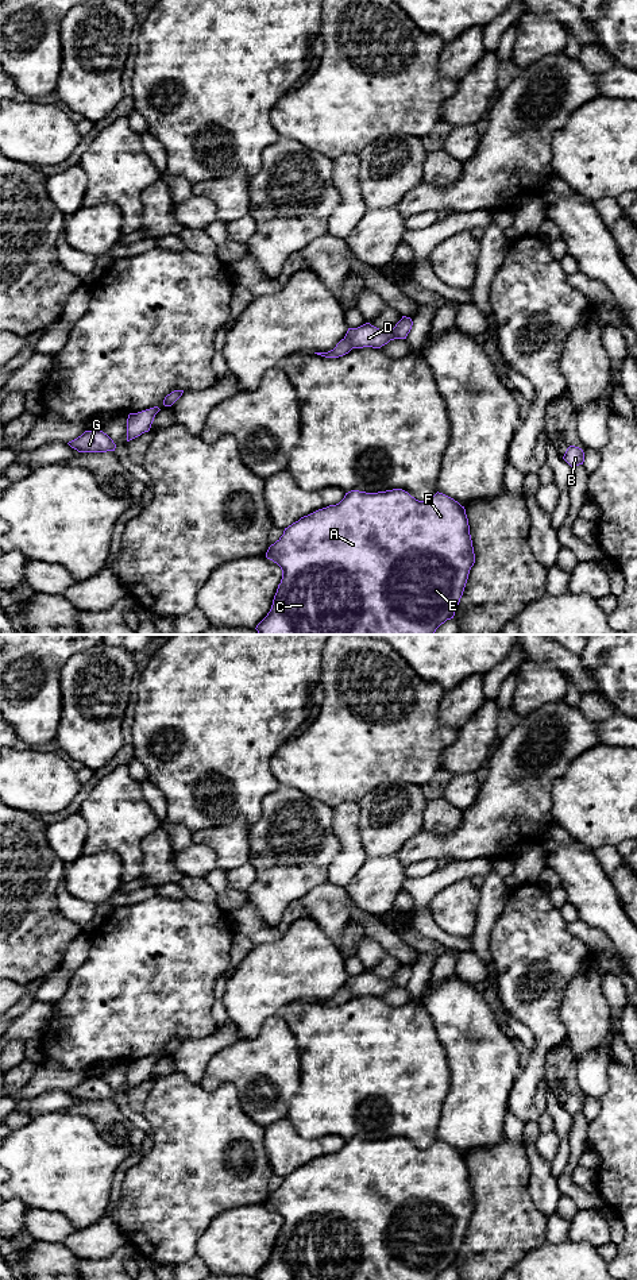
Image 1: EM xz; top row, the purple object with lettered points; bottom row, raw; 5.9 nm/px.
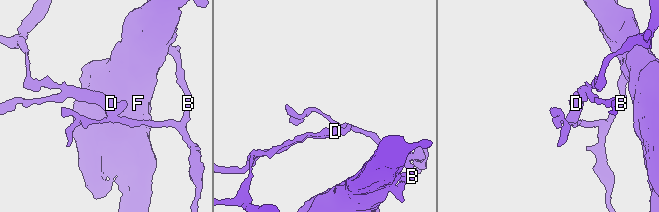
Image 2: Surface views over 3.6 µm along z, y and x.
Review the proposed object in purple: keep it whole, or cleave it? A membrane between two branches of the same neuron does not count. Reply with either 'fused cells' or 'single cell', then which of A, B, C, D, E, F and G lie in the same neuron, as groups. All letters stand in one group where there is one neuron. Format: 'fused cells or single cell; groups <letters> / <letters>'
fused cells; groups A B C E F G / D

